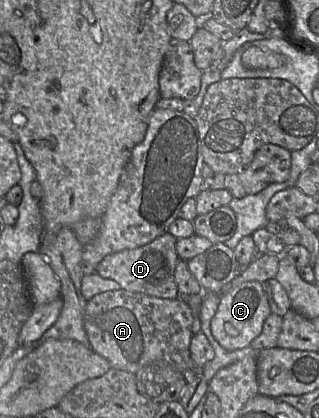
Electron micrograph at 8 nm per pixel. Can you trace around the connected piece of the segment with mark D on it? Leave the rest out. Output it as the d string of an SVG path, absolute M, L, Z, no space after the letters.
M166 232L146 245L109 254L97 265L95 272L103 278L116 281L127 291L158 298L178 298L178 287L174 276L179 261L175 247L176 240L173 235Z

